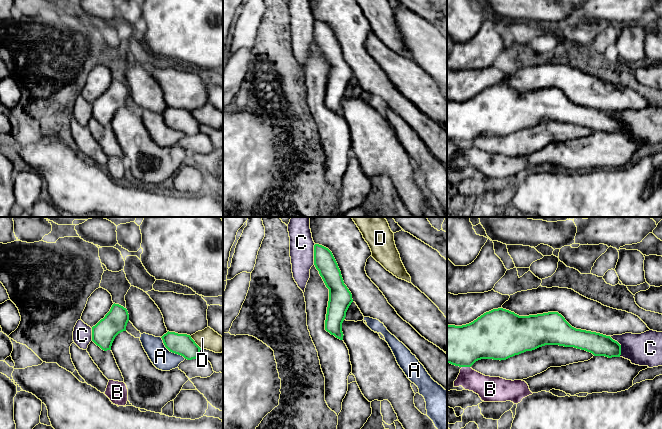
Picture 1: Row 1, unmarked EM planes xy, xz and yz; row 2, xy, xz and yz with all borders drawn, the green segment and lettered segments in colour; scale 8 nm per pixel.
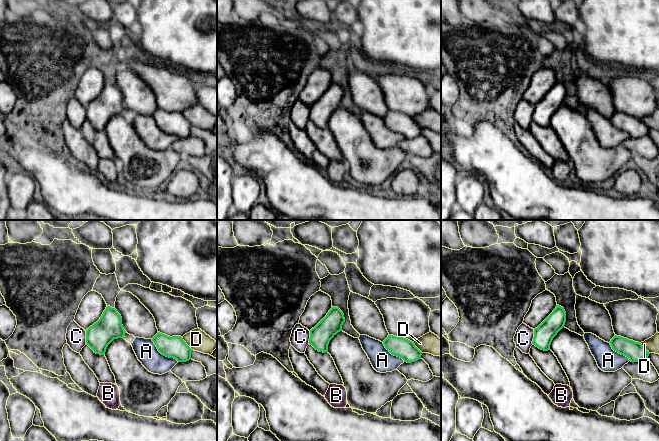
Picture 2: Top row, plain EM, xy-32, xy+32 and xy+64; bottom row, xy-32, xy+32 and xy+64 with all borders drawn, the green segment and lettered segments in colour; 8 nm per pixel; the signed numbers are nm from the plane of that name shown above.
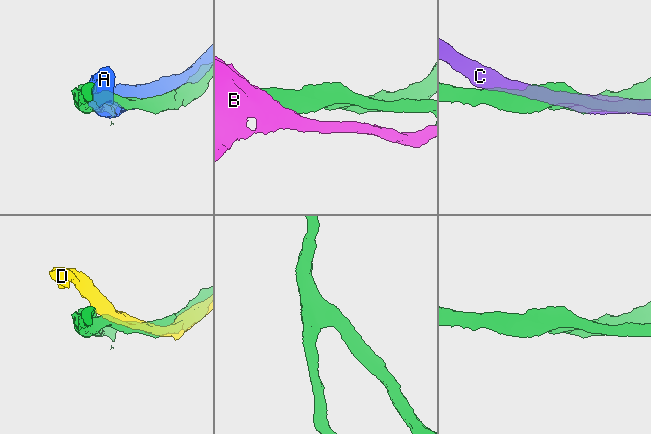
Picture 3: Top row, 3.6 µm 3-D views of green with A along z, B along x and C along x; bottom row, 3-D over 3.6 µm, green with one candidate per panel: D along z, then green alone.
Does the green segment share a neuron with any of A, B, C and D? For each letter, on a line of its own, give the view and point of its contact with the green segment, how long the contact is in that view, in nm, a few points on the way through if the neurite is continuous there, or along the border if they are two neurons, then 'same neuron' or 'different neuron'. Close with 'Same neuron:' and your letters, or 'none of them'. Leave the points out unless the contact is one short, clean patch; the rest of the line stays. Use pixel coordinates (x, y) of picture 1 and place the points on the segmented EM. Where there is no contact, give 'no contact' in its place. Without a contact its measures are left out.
A: xy (171, 351) | 260 nm | different neuron
B: yz (466, 366) | 70 nm | different neuron
C: yz (620, 345) | 190 nm | different neuron
D: xy (194, 342) | 130 nm | different neuron
Same neuron: none of them

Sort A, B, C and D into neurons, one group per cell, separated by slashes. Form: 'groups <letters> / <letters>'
groups A / B / C / D

